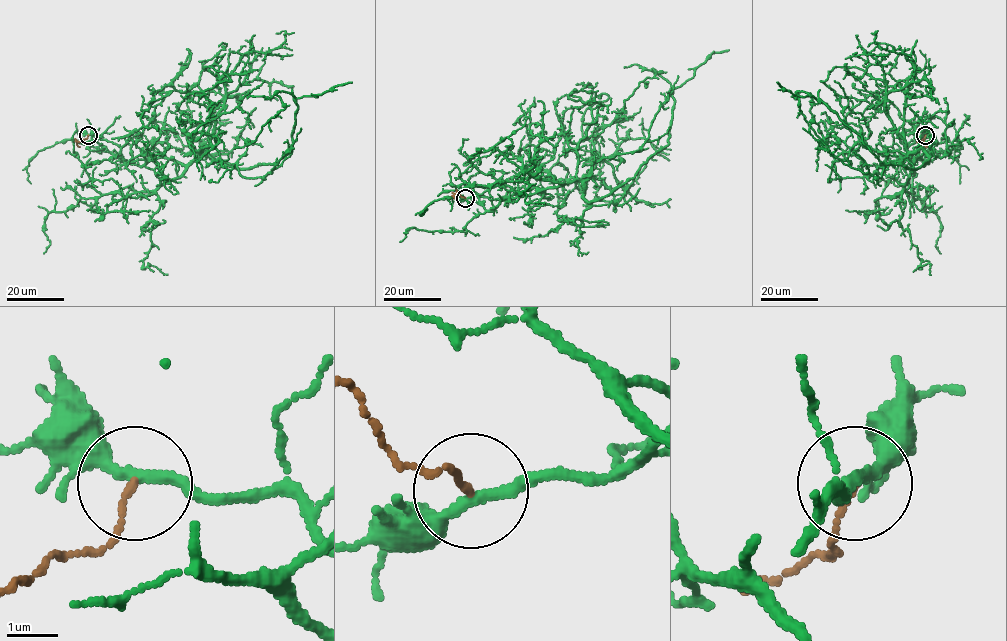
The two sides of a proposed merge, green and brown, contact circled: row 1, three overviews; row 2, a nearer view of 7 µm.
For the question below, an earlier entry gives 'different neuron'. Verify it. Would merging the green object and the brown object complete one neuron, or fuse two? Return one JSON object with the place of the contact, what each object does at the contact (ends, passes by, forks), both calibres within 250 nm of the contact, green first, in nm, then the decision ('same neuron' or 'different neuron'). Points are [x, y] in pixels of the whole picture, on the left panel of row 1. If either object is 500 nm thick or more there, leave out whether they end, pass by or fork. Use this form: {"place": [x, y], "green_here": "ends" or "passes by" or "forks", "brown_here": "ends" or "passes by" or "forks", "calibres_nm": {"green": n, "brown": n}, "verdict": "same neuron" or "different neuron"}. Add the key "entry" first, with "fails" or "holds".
{"entry": "fails", "place": [88, 135], "green_here": "passes by", "brown_here": "ends", "calibres_nm": {"green": 240, "brown": 120}, "verdict": "same neuron"}

